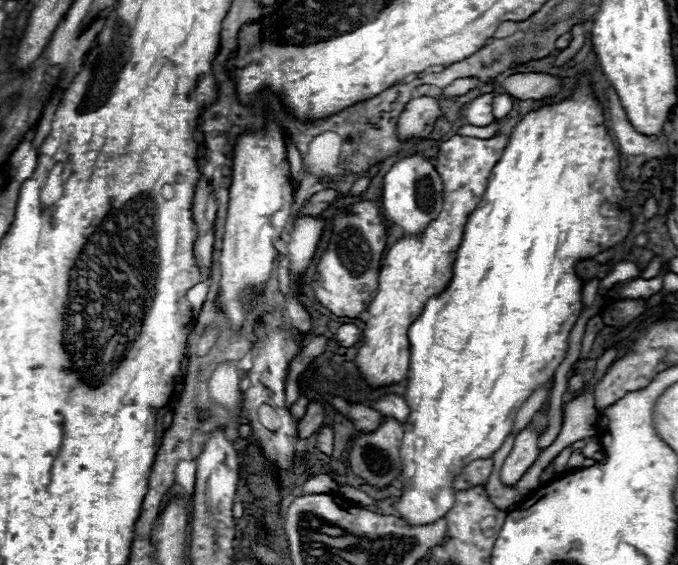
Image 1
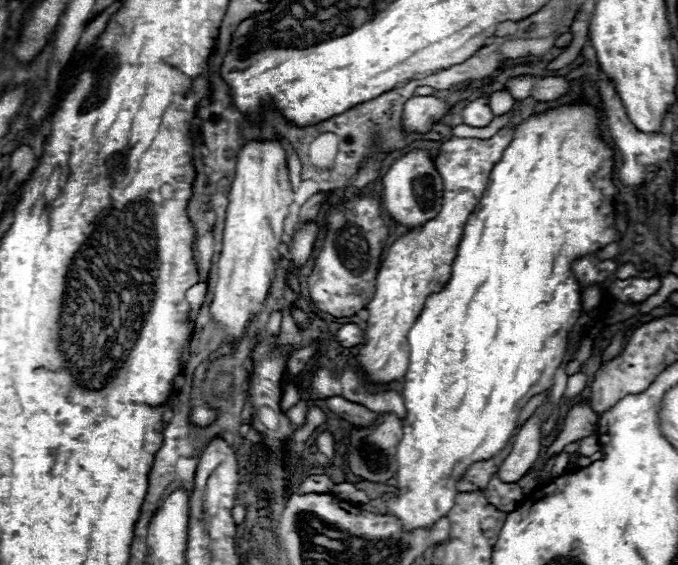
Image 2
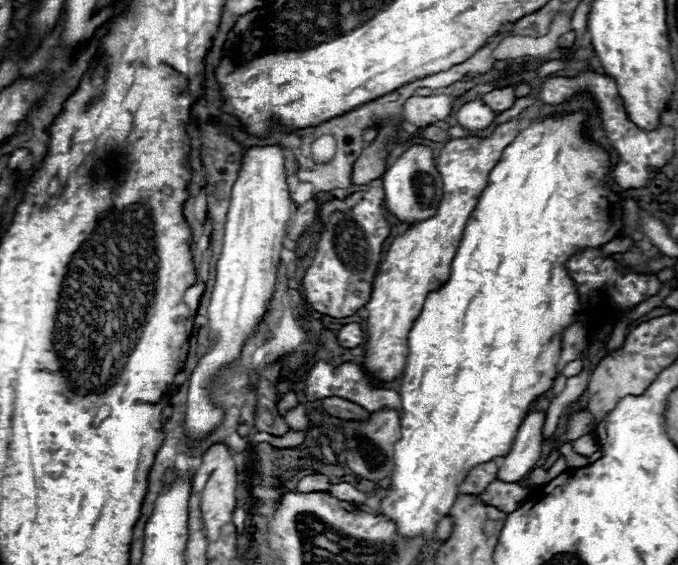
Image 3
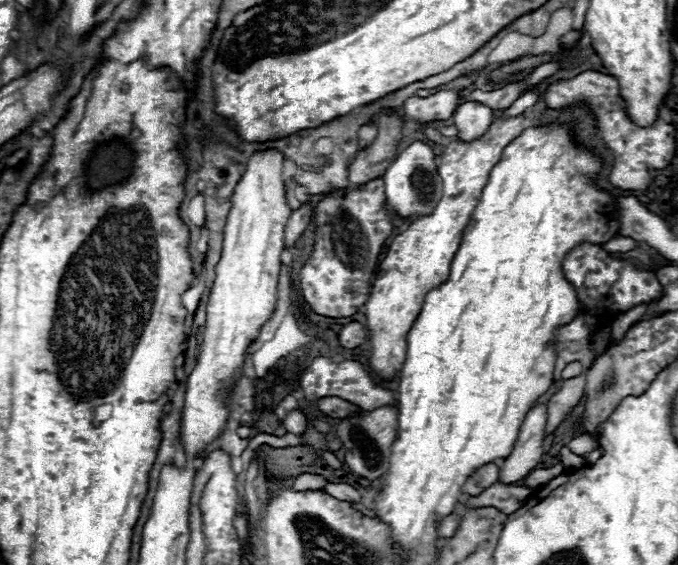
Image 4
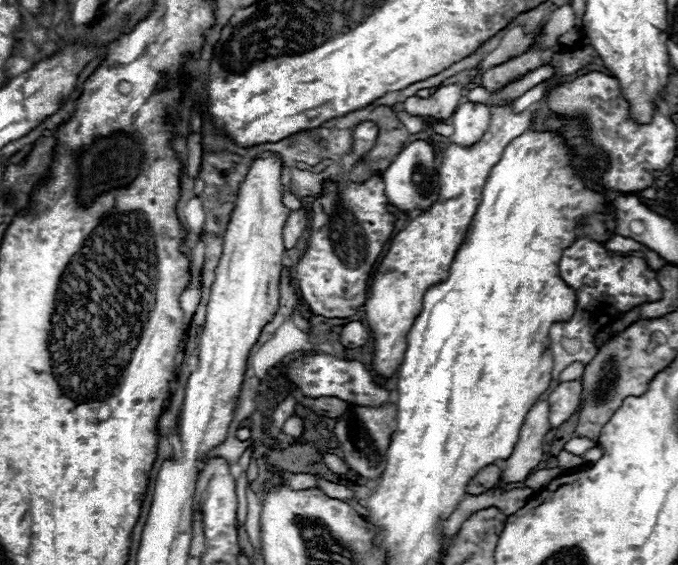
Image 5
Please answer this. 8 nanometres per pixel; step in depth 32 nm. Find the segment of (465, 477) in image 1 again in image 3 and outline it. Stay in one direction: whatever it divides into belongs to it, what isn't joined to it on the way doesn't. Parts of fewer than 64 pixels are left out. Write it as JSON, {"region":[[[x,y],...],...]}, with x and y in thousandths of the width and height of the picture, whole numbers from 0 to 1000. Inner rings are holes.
{"region":[[[717,818],[702,825],[687,850],[678,857],[678,871],[681,874],[708,874],[720,864],[723,853],[729,853],[735,846],[735,825],[729,818]]]}

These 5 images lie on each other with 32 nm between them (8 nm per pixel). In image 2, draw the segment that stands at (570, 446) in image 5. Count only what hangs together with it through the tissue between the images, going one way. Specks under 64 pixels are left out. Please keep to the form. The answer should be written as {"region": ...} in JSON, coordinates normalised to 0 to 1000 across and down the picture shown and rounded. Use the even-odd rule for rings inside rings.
{"region":[[[864,772],[864,775],[855,775],[853,779],[853,804],[873,807],[882,796],[885,796],[885,782],[882,782],[879,772]]]}

